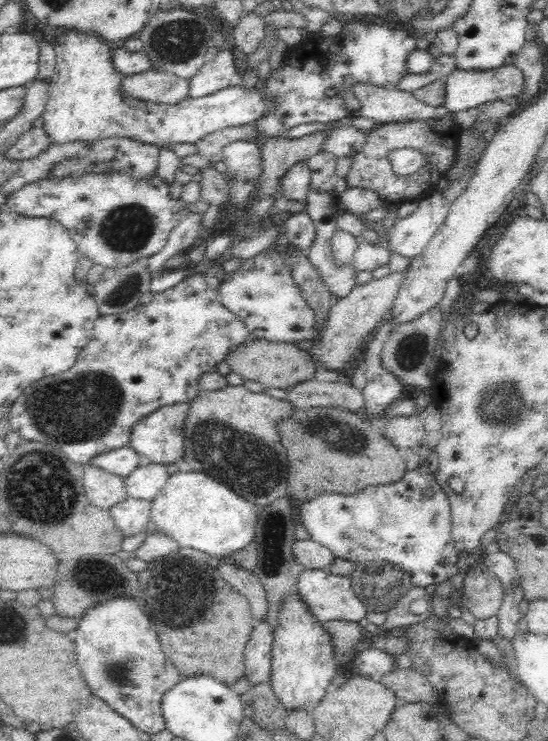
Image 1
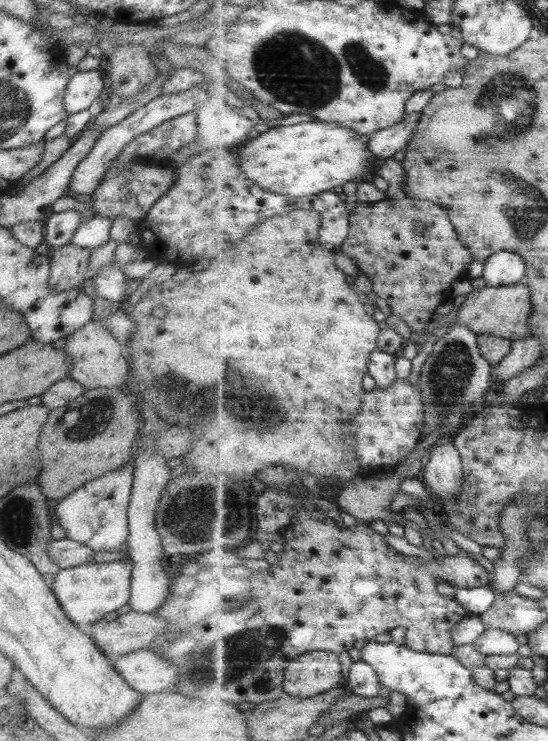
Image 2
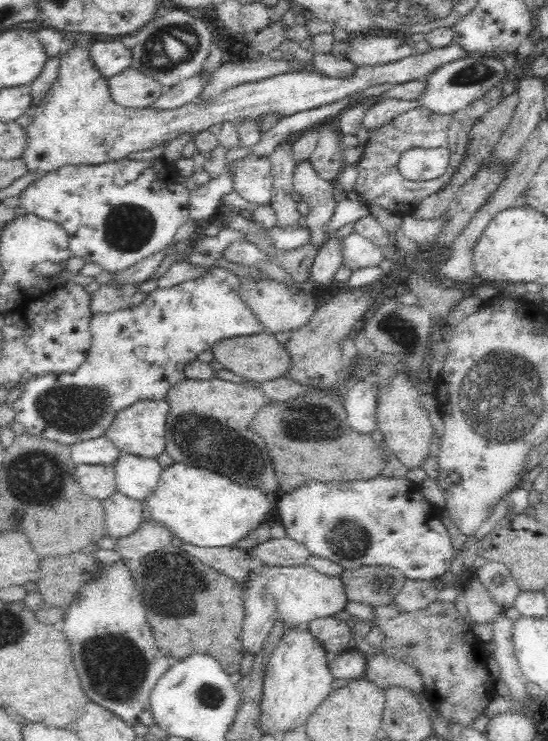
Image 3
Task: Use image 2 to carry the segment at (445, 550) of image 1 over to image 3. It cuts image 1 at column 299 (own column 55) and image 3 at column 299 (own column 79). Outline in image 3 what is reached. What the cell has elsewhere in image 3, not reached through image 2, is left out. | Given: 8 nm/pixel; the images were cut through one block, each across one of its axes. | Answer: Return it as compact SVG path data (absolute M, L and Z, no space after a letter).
M406 476L345 481L309 480L278 496L276 510L287 538L303 544L312 556L332 560L343 570L358 566L392 566L407 579L424 580L442 579L443 572L451 568L455 550L444 526L445 519L437 507L424 498L419 485Z

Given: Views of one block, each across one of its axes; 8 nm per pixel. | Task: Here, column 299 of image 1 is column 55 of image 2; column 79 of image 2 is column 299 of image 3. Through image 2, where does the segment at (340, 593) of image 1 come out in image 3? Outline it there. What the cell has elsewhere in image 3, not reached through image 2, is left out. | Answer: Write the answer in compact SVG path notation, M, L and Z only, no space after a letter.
M308 564L263 565L255 570L250 569L241 587L245 612L241 628L243 650L254 656L262 648L276 620L284 621L286 629L295 625L305 627L311 620L329 617L330 614L342 610L348 601L339 577L319 573Z

